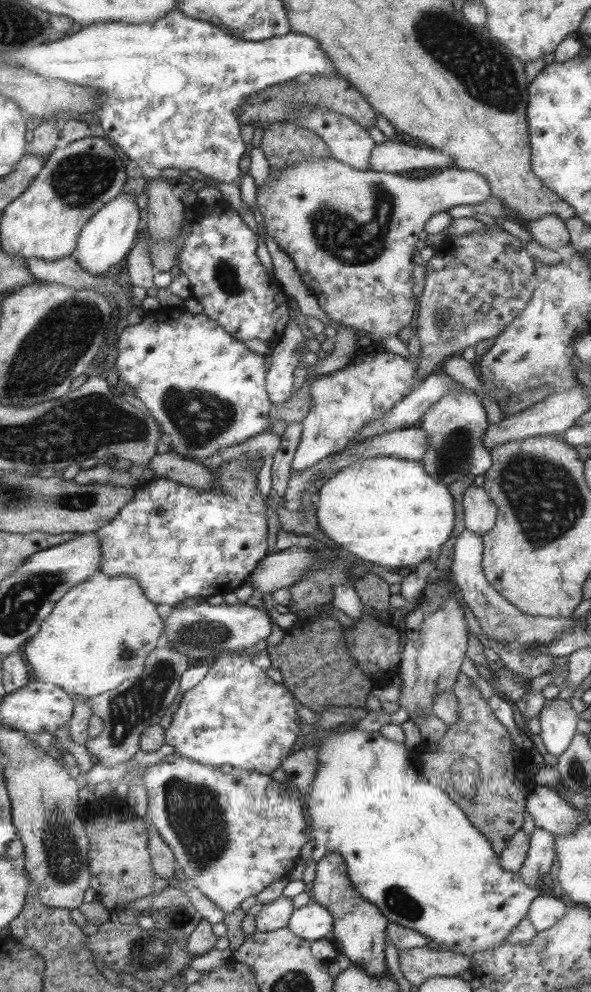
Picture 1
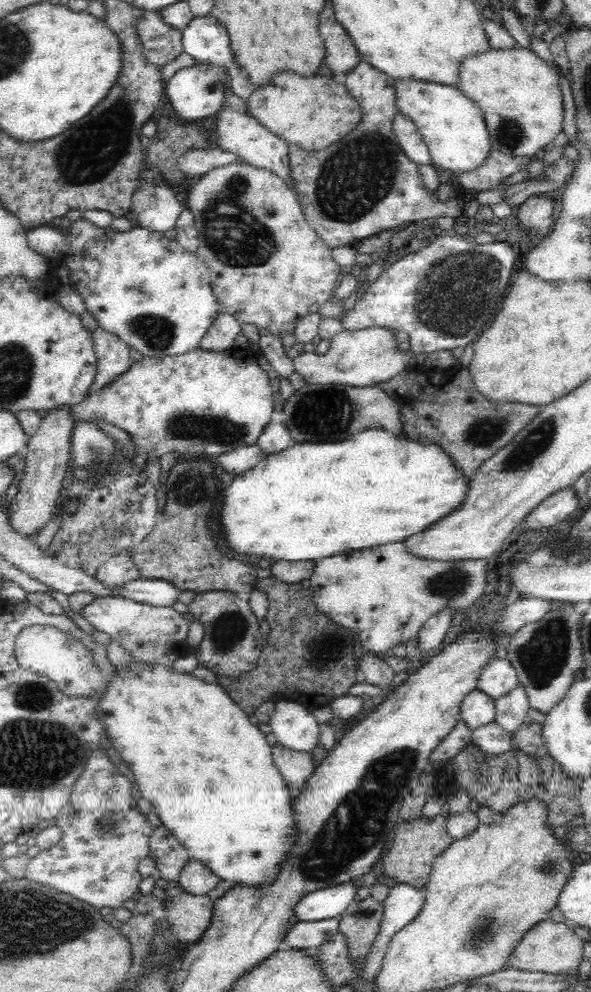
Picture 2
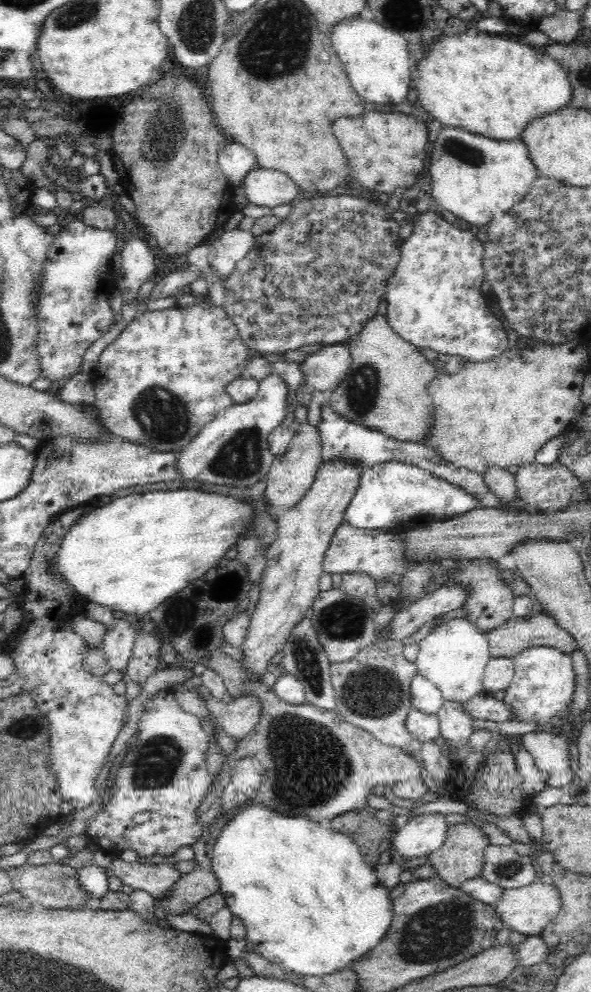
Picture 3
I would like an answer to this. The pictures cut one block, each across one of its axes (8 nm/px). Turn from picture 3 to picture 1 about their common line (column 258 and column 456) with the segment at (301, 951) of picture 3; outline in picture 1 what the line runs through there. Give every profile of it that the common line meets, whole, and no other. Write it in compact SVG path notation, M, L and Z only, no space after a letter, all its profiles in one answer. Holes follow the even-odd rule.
M348 727L348 730L343 732L337 728L325 732L315 748L318 769L308 793L303 798L306 806L305 816L311 820L309 829L310 837L313 838L313 850L310 860L316 863L325 853L338 852L344 858L348 878L352 881L352 885L366 900L383 912L389 923L392 922L422 934L428 938L430 945L447 950L451 955L463 955L464 953L471 955L471 953L489 950L503 943L513 928L526 917L528 908L540 891L526 884L519 873L505 870L501 866L500 855L491 848L488 838L485 838L467 821L465 814L447 798L447 793L437 786L431 786L429 782L425 782L423 776L419 776L419 770L413 766L415 760L411 760L403 744L399 745L385 739L382 734L379 734L379 731L369 732Z

